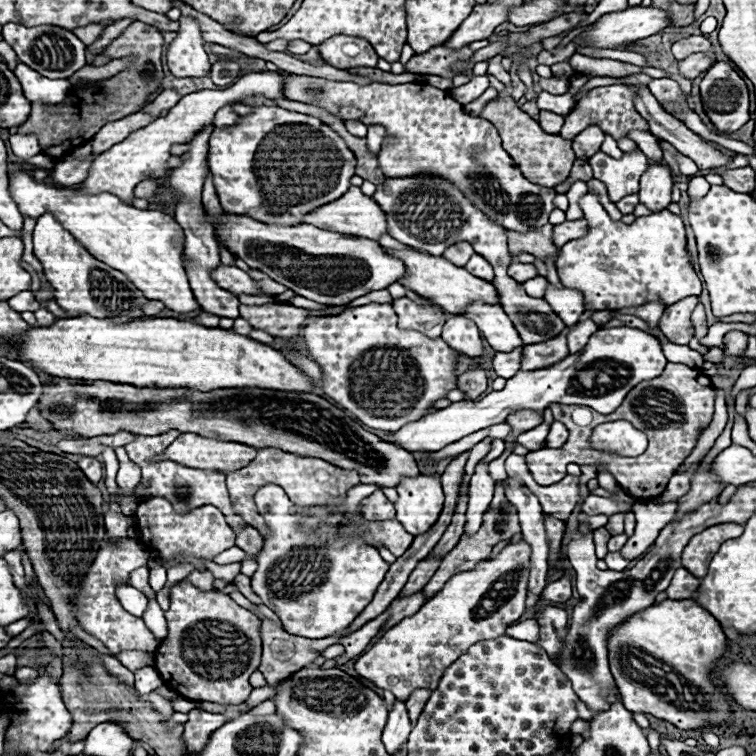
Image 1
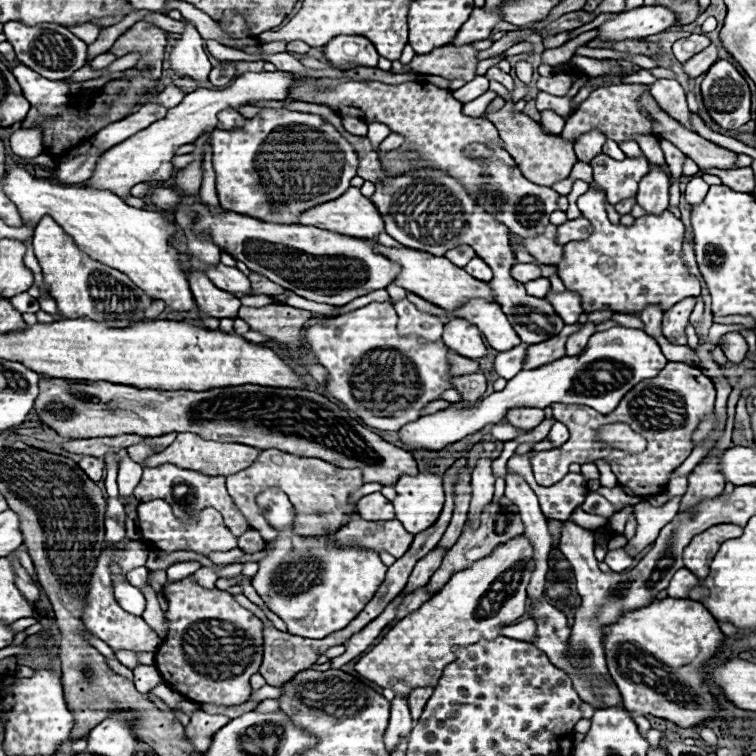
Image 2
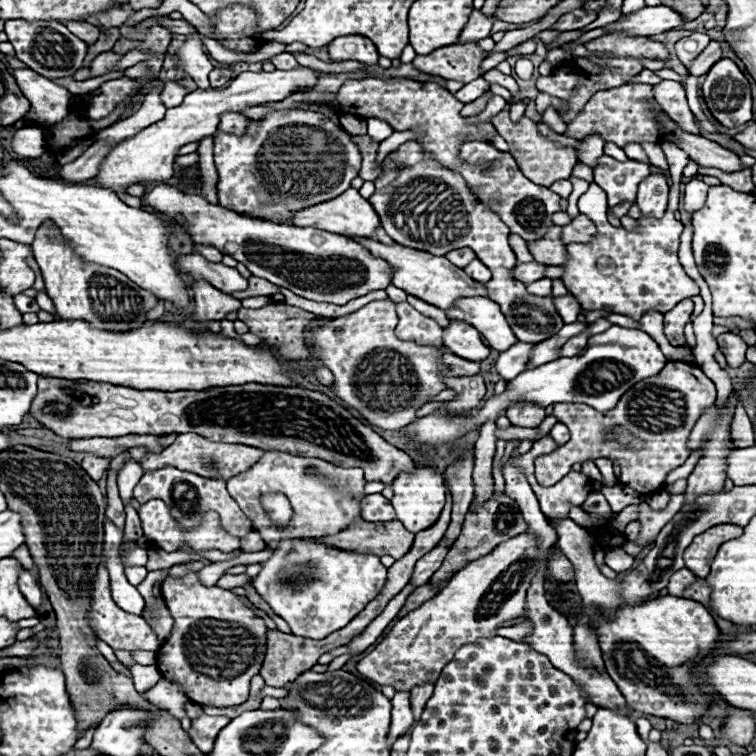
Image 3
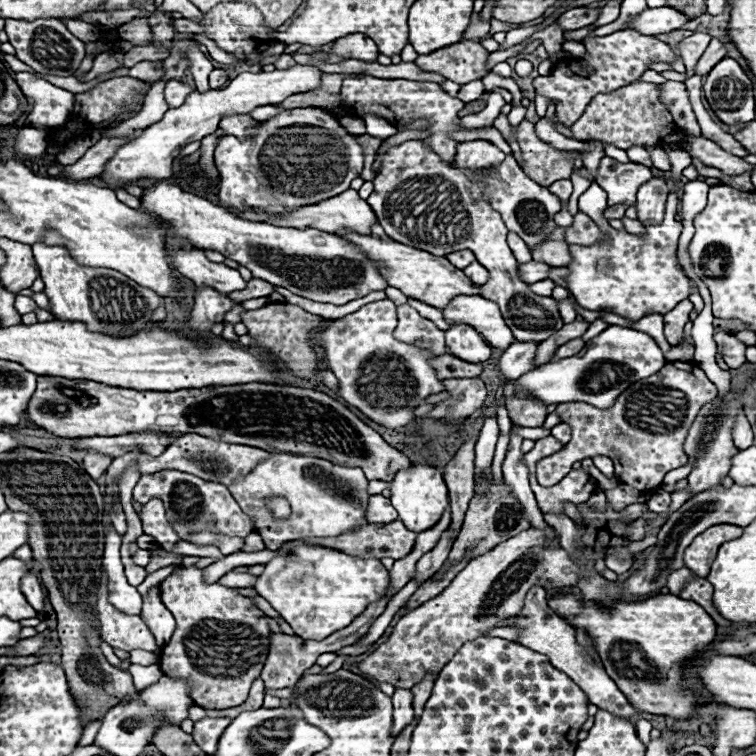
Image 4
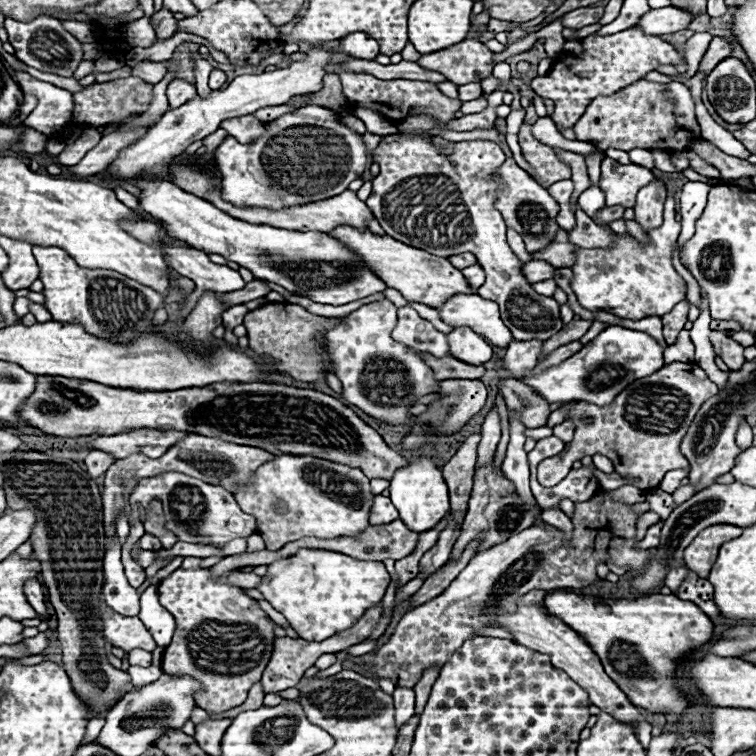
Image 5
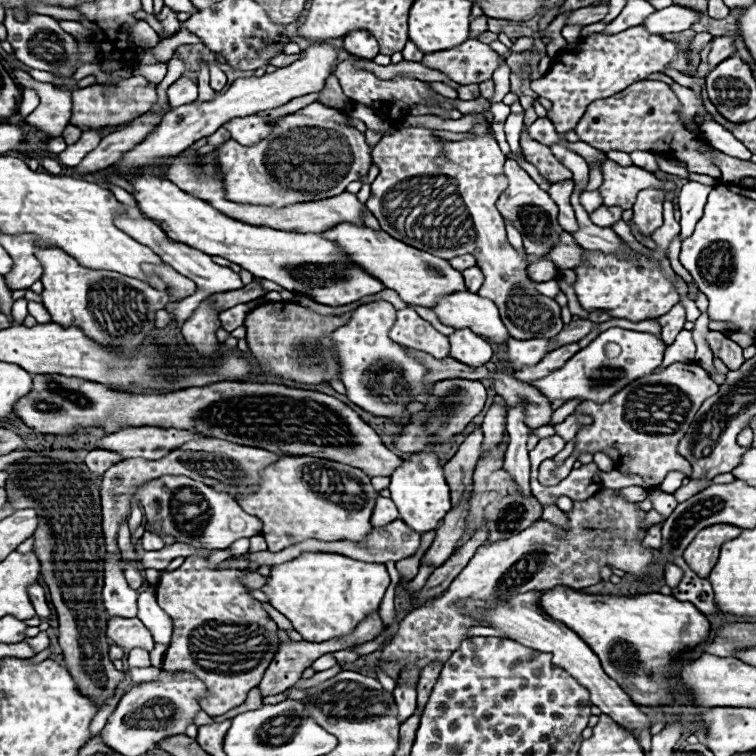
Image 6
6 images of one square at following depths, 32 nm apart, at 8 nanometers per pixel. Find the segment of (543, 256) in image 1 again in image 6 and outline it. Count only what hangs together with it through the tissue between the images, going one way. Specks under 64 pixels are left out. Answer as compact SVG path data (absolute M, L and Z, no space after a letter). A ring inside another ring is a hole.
M564 234L562 242L556 244L546 258L552 260L560 270L572 270L574 266L582 264L582 250L584 248L578 246L570 234Z

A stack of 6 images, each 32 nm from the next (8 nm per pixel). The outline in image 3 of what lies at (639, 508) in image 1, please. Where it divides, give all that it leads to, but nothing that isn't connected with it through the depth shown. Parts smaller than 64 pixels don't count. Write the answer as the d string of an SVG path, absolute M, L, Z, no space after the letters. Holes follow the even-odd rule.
M684 492L682 494L674 494L670 504L666 506L666 510L662 510L662 512L652 510L646 502L642 502L640 504L640 518L638 518L642 522L642 532L640 532L640 538L636 542L644 544L644 542L652 540L658 534L658 530L678 512L678 508L684 504L684 498L686 498Z

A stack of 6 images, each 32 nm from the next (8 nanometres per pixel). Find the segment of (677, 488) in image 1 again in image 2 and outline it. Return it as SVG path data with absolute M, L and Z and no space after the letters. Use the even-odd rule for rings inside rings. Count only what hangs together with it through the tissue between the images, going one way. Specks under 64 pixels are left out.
M688 477L674 478L668 486L666 486L666 494L668 498L672 496L682 496L688 488Z

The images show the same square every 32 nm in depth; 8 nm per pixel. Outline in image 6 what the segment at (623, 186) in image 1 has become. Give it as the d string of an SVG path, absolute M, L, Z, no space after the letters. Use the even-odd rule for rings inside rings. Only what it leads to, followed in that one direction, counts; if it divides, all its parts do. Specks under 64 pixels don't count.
M612 160L604 162L602 176L604 182L598 188L602 194L602 204L620 206L622 210L632 208L638 192L644 190L646 186L658 186L658 190L666 190L666 192L672 192L676 188L672 180L658 180L652 172L638 166L622 168Z

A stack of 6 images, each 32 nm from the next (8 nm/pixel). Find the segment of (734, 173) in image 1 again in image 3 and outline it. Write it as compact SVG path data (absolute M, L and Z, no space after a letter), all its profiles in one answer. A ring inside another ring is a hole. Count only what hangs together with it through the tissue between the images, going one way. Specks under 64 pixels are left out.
M698 166L698 172L702 176L716 176L720 178L722 184L728 184L730 188L739 192L752 193L755 189L755 185L752 181L752 170L746 168L738 174L724 174L722 170L716 170L716 168L704 168L704 166Z

